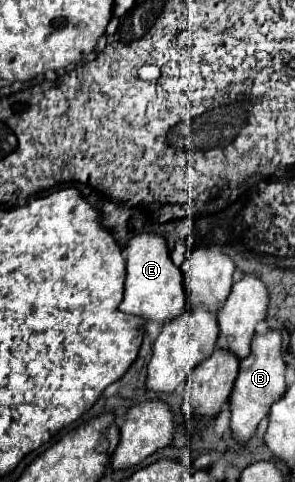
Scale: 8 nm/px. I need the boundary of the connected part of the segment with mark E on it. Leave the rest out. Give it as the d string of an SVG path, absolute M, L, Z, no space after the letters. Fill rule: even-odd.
M135 233L127 247L127 279L125 279L125 297L119 305L119 311L141 315L147 321L165 323L183 313L185 307L185 289L183 289L183 273L173 263L169 255L167 241L159 233Z

